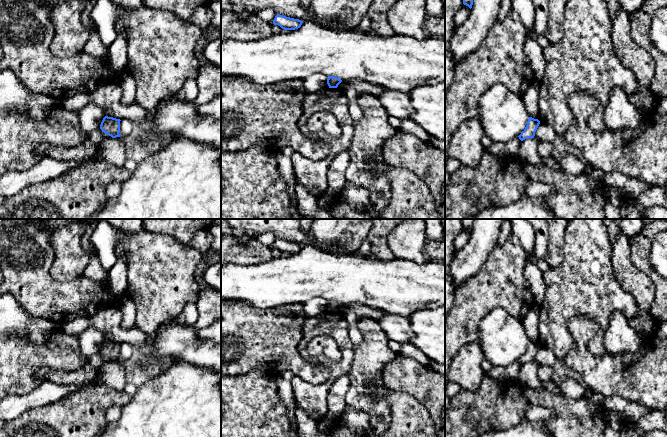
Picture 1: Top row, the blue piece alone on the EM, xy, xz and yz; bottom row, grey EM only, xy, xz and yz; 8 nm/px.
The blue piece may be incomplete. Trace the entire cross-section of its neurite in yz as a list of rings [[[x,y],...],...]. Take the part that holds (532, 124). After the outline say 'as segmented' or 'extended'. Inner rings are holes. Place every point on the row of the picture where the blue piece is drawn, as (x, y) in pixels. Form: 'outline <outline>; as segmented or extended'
outline [[[529,117],[527,121],[527,125],[525,129],[521,132],[521,134],[518,136],[521,141],[529,138],[534,138],[535,132],[540,124],[540,121],[538,119],[534,119],[532,117]]]; as segmented

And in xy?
outline [[[105,116],[101,122],[100,129],[112,138],[120,137],[120,119]]]; as segmented

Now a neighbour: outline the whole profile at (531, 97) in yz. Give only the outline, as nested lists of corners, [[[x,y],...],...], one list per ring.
[[[534,81],[523,94],[523,101],[526,110],[530,117],[534,119],[539,118],[539,93],[540,93],[540,82]]]

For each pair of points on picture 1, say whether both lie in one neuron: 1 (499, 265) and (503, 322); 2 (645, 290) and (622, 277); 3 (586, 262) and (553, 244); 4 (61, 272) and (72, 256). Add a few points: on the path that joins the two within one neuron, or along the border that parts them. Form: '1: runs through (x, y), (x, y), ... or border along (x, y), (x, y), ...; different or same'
1: border along (481, 319), (492, 309), (502, 307), (521, 321); different
2: runs through (639, 285), (628, 277); same
3: border along (565, 229), (563, 260), (558, 265), (549, 267); different
4: runs through (65, 268), (70, 260); same

